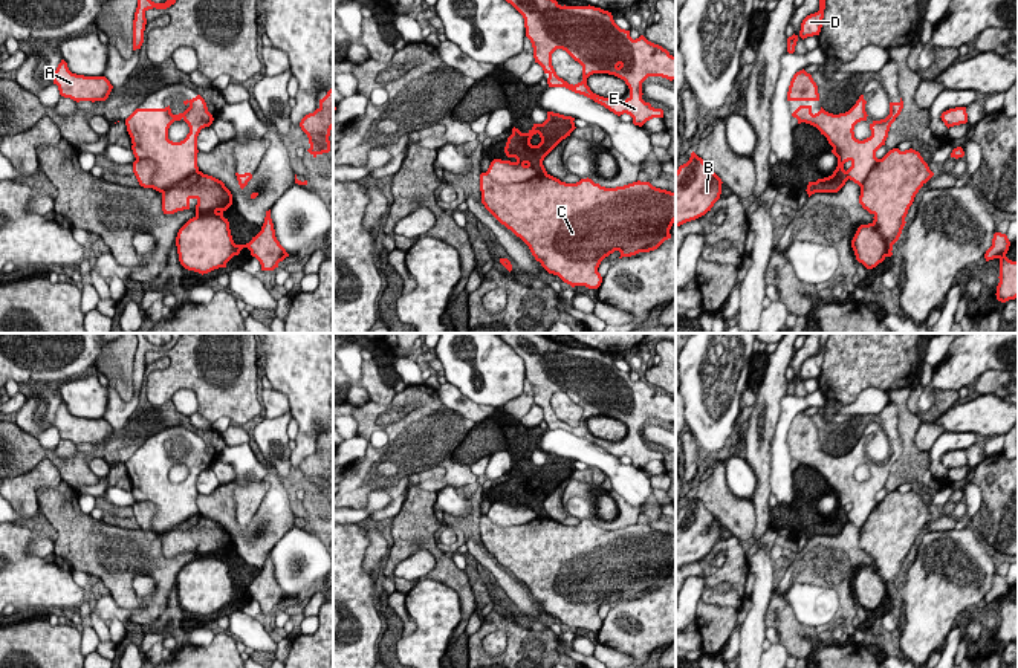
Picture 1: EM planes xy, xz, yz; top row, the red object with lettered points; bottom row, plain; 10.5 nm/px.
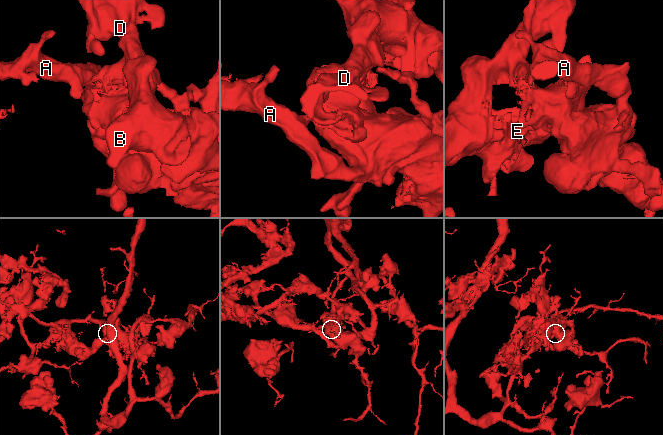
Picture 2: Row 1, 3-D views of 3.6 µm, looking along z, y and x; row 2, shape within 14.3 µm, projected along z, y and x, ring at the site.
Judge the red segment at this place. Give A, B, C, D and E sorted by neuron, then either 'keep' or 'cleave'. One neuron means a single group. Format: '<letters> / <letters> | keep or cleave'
A C / B D E | cleave

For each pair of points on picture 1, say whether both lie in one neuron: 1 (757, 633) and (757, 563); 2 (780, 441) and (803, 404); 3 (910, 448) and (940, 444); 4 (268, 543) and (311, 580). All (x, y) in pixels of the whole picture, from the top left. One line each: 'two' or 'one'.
1: one
2: one
3: two
4: two

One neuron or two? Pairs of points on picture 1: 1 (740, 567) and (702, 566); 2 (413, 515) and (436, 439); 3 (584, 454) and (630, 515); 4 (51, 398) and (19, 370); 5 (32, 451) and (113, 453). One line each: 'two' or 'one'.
1: one
2: two
3: two
4: two
5: one

